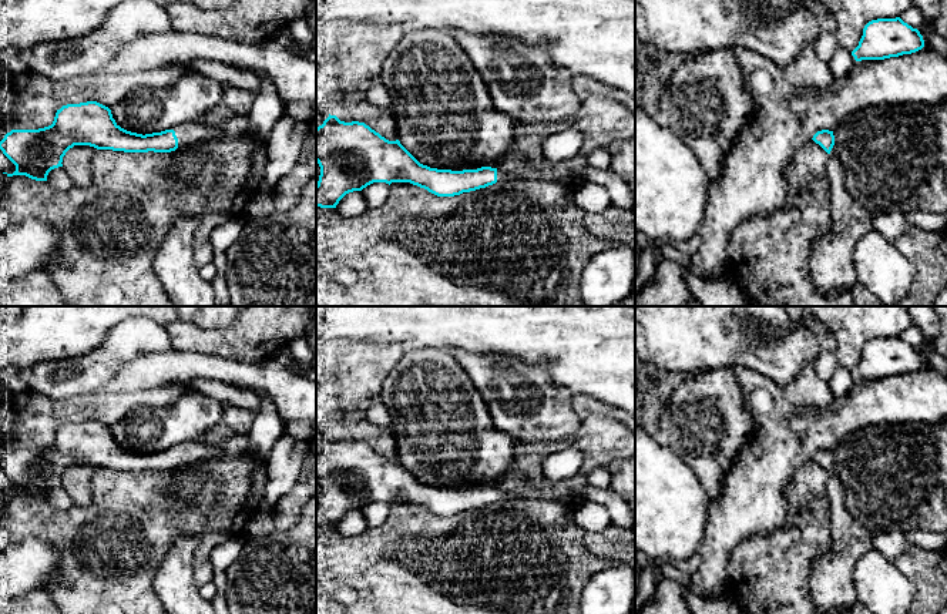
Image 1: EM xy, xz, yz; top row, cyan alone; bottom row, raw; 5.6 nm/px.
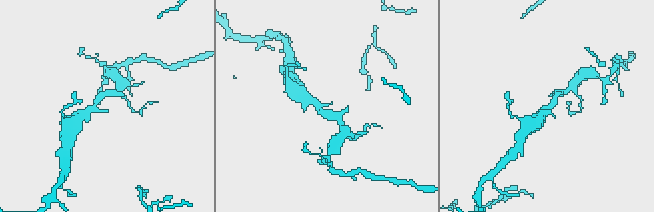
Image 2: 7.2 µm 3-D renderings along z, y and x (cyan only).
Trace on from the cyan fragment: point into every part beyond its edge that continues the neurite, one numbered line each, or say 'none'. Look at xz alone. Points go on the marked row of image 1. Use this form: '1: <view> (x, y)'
1: xz (501, 174)

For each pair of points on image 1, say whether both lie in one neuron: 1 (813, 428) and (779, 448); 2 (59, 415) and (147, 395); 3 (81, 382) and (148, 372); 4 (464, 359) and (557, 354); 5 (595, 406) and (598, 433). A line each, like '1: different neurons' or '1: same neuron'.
1: same neuron
2: same neuron
3: different neurons
4: different neurons
5: different neurons

